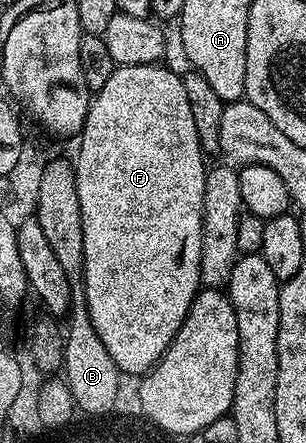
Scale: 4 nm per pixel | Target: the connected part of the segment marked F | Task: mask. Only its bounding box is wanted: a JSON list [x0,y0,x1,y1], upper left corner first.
[73,63,209,377]

